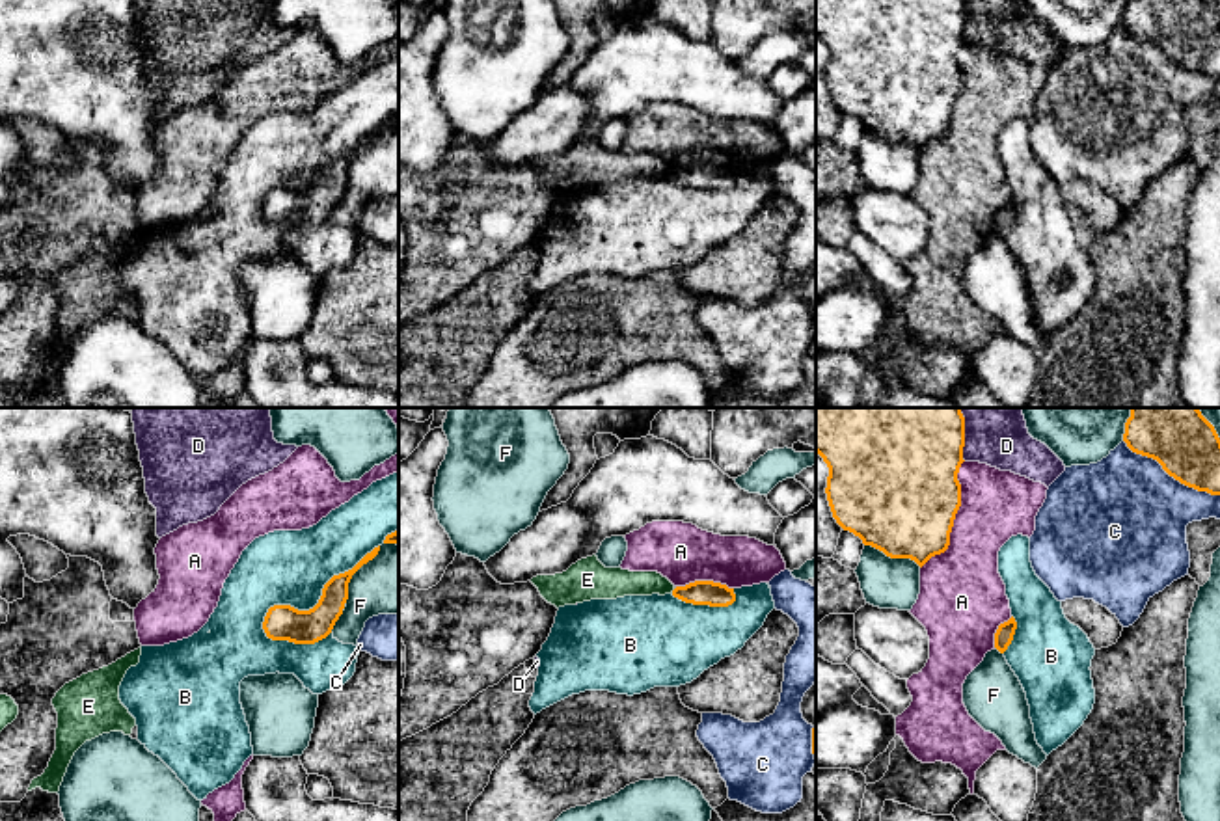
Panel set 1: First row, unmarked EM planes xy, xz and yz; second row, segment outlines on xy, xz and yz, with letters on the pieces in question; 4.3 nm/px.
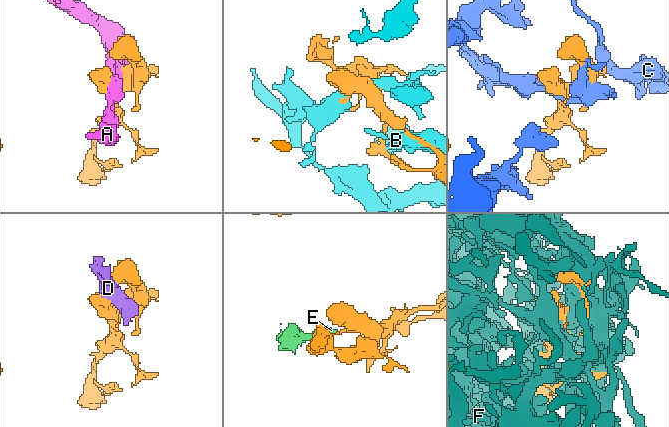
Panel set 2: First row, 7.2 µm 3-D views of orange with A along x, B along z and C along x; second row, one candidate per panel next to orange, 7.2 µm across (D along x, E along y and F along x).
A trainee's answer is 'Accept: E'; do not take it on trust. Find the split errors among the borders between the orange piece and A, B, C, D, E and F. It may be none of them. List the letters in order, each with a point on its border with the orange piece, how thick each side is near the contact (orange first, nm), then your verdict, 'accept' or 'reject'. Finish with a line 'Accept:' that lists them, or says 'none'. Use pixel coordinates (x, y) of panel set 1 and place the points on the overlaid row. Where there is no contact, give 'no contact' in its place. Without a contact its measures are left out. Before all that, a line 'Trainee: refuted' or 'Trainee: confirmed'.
Trainee: refuted
A: yz (954, 518) | 500/300 nm | reject
B: xy (317, 604) | 160/320 nm | reject
C: yz (1170, 475) | 320/500 nm | reject
D: yz (963, 434) | 500/280 nm | reject
E: xz (673, 591) | 110/130 nm | reject
F: xy (354, 572) | 120/280 nm | reject
Accept: none

